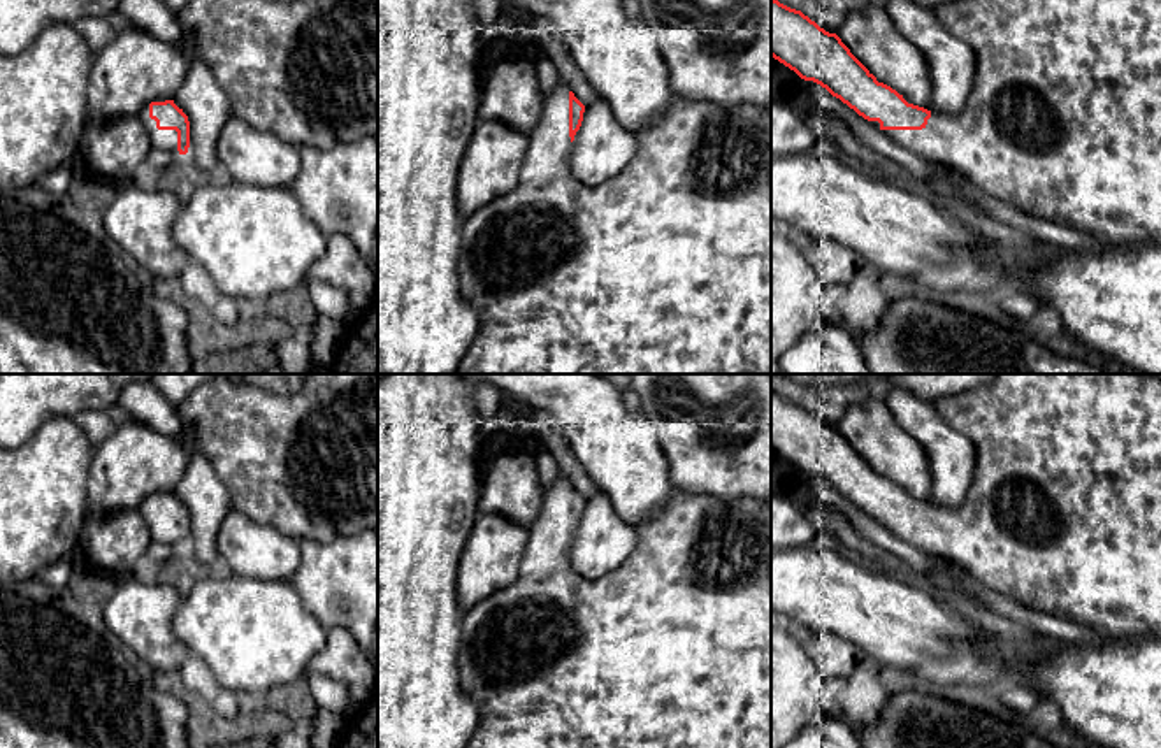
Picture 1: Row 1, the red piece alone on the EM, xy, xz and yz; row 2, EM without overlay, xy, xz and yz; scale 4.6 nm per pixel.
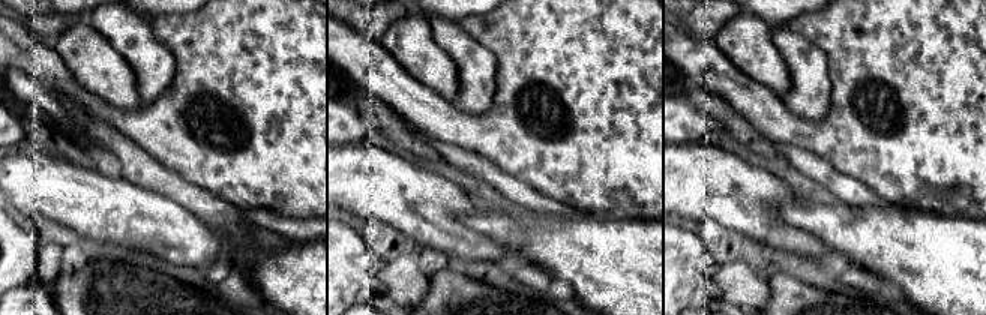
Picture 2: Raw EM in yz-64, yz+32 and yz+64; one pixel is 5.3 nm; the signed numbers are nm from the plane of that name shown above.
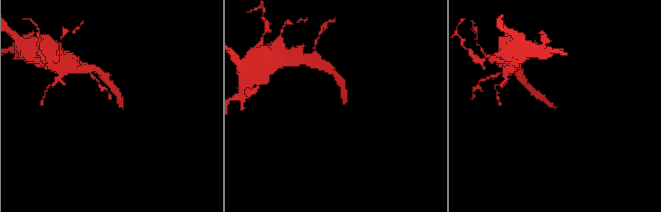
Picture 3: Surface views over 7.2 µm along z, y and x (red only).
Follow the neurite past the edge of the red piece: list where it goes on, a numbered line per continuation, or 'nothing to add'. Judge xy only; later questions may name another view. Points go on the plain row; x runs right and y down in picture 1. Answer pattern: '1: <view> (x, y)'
1: xy (164, 532)

